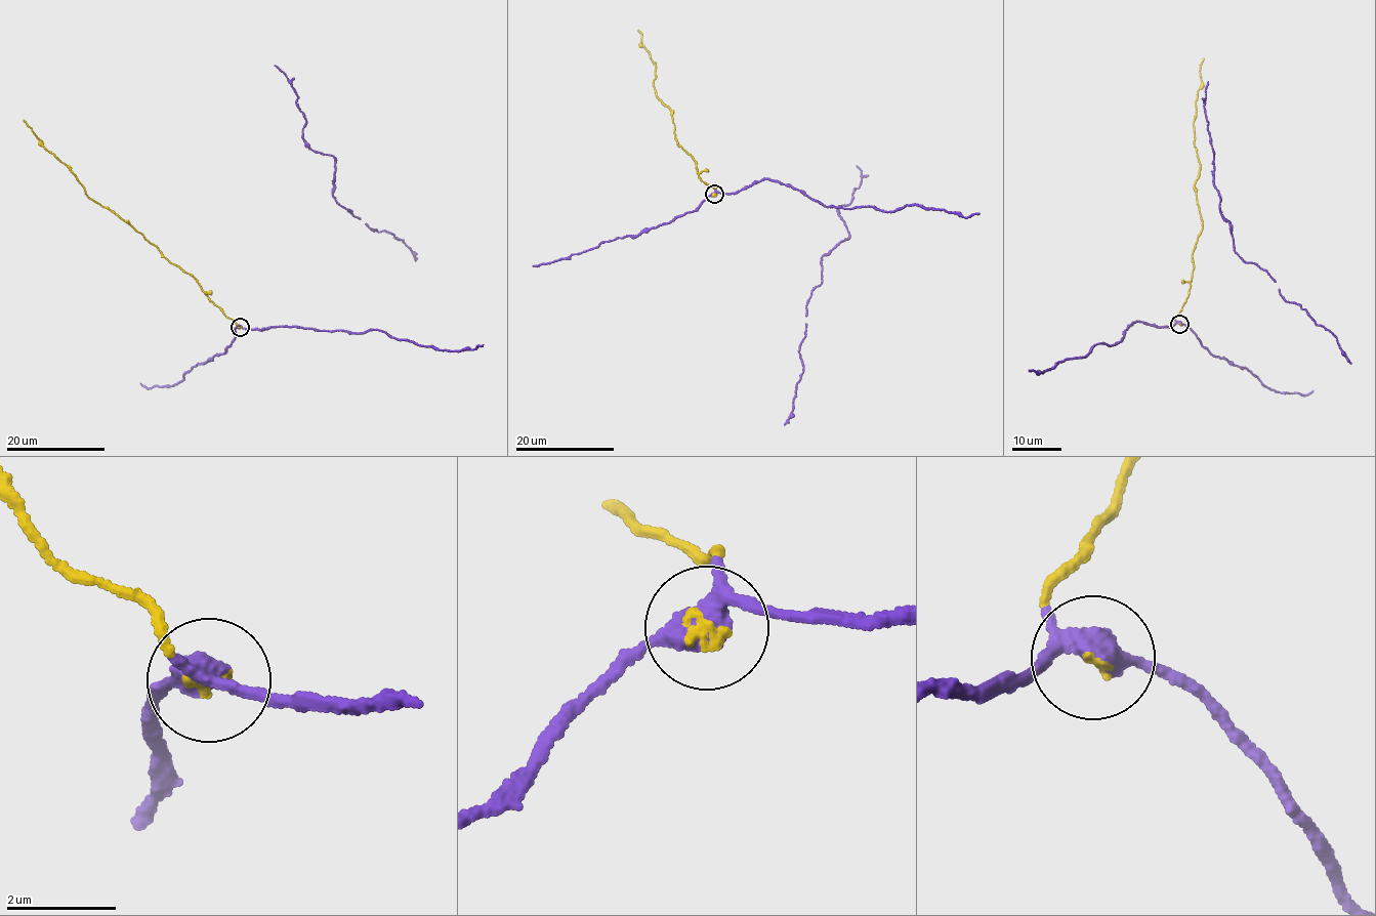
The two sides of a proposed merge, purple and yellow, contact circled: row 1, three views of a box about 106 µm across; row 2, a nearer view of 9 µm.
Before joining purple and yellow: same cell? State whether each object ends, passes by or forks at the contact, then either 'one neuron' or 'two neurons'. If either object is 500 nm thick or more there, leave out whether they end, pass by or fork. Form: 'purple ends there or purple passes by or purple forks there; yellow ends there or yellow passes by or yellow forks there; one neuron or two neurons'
purple forks there; yellow ends there; one neuron

